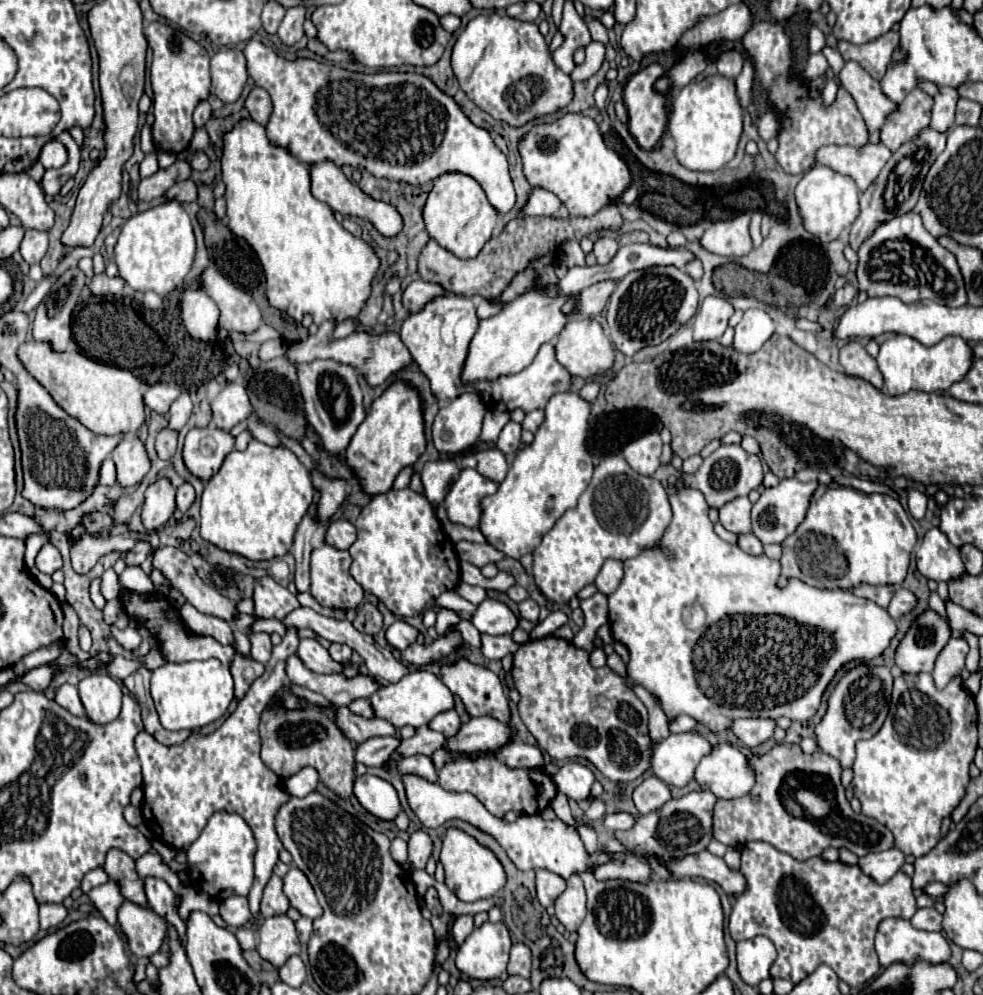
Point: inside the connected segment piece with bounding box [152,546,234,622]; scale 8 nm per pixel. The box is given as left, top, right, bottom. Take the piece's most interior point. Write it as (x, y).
(176, 566)

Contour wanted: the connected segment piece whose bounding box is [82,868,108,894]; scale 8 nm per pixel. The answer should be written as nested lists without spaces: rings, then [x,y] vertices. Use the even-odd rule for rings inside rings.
[[[96,868],[96,870],[92,870],[92,872],[88,872],[88,874],[84,876],[84,880],[82,880],[82,890],[88,894],[94,886],[100,886],[100,884],[104,884],[104,882],[108,882],[106,872],[104,872],[102,868]]]

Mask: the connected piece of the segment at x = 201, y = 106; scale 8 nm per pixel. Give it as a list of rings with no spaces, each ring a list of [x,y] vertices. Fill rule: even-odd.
[[[200,100],[198,106],[196,106],[196,110],[194,110],[194,124],[196,124],[196,128],[204,126],[206,120],[210,118],[210,114],[212,114],[210,102],[208,102],[208,100]]]

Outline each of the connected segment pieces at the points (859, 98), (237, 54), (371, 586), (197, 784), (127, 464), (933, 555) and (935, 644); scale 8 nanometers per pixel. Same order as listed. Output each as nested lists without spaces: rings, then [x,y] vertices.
[[[848,60],[842,70],[838,72],[838,80],[842,88],[854,98],[864,122],[869,130],[869,144],[880,143],[880,126],[884,124],[886,116],[896,108],[894,102],[890,102],[882,90],[880,84],[858,64]]]
[[[236,48],[218,50],[212,56],[210,72],[212,72],[212,92],[224,104],[236,102],[248,80],[244,52]]]
[[[392,488],[386,494],[374,496],[362,508],[356,530],[358,540],[350,546],[350,574],[394,614],[420,614],[428,600],[436,600],[442,592],[456,588],[460,562],[454,552],[454,542],[442,530],[430,502],[422,494],[410,488]]]
[[[288,628],[286,636],[278,646],[274,646],[272,656],[266,664],[266,672],[254,680],[250,692],[238,702],[236,710],[226,718],[226,722],[210,736],[192,732],[192,736],[176,746],[164,746],[156,742],[148,732],[136,736],[136,752],[142,760],[142,816],[146,826],[168,846],[176,850],[186,850],[206,826],[208,818],[216,810],[240,814],[252,828],[256,838],[256,858],[254,858],[254,886],[250,888],[250,912],[260,924],[260,900],[264,886],[272,876],[272,868],[280,860],[278,854],[284,848],[276,830],[274,814],[290,798],[280,786],[280,778],[260,760],[260,736],[258,722],[262,710],[268,706],[270,696],[286,682],[286,660],[296,652],[298,646],[296,628]]]
[[[126,436],[112,450],[110,458],[116,464],[116,482],[122,488],[136,486],[150,468],[144,444],[136,436]]]
[[[932,528],[926,532],[918,552],[916,552],[918,570],[928,580],[936,582],[952,582],[964,576],[964,564],[960,558],[960,550],[950,544],[944,532]]]
[[[928,610],[916,618],[906,638],[896,650],[896,664],[906,674],[932,672],[934,660],[950,640],[948,622],[936,612]]]

